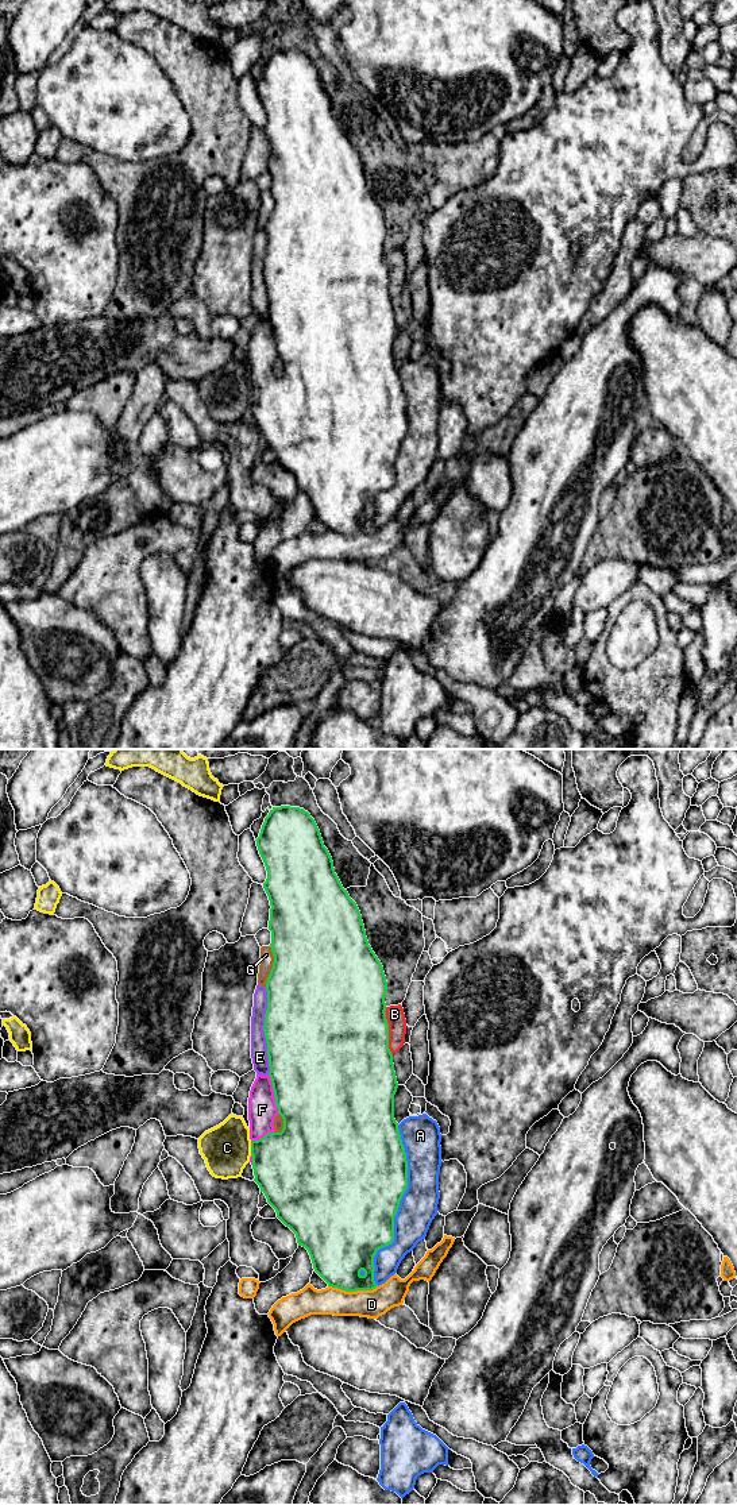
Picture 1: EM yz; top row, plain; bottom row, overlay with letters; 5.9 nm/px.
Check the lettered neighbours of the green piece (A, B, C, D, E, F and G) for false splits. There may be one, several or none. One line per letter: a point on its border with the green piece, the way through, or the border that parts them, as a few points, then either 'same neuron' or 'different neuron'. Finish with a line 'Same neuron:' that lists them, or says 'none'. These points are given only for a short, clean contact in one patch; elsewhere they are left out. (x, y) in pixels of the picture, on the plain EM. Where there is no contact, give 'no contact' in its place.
A: meets green in yz at (397, 452); different neuron
B: meets green in yz at (388, 276); different neuron
C: meets green in yz at (251, 393); different neuron
D: meets green in yz at (352, 535); different neuron
E: meets green in yz at (263, 274); different neuron
F: meets green in yz at (274, 338); same neuron
G: meets green in yz at (273, 211); different neuron
Same neuron: F

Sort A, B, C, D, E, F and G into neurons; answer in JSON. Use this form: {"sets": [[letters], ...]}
{"sets": [["A"], ["B"], ["C"], ["D"], ["E"], ["F"], ["G"]]}

